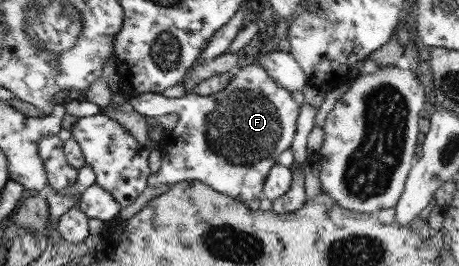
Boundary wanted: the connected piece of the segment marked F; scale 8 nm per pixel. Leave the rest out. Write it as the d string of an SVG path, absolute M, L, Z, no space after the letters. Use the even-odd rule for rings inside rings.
M256 60L234 71L231 82L221 91L211 95L199 95L187 92L180 98L167 98L162 93L139 93L128 98L132 108L143 116L157 118L159 114L176 114L179 117L173 130L164 130L158 141L161 153L161 167L155 174L150 174L147 184L158 187L162 184L175 184L181 181L199 181L217 190L221 194L245 200L263 197L265 178L276 164L281 152L291 149L296 134L296 123L302 106L291 96L291 91L277 84L265 68Z

